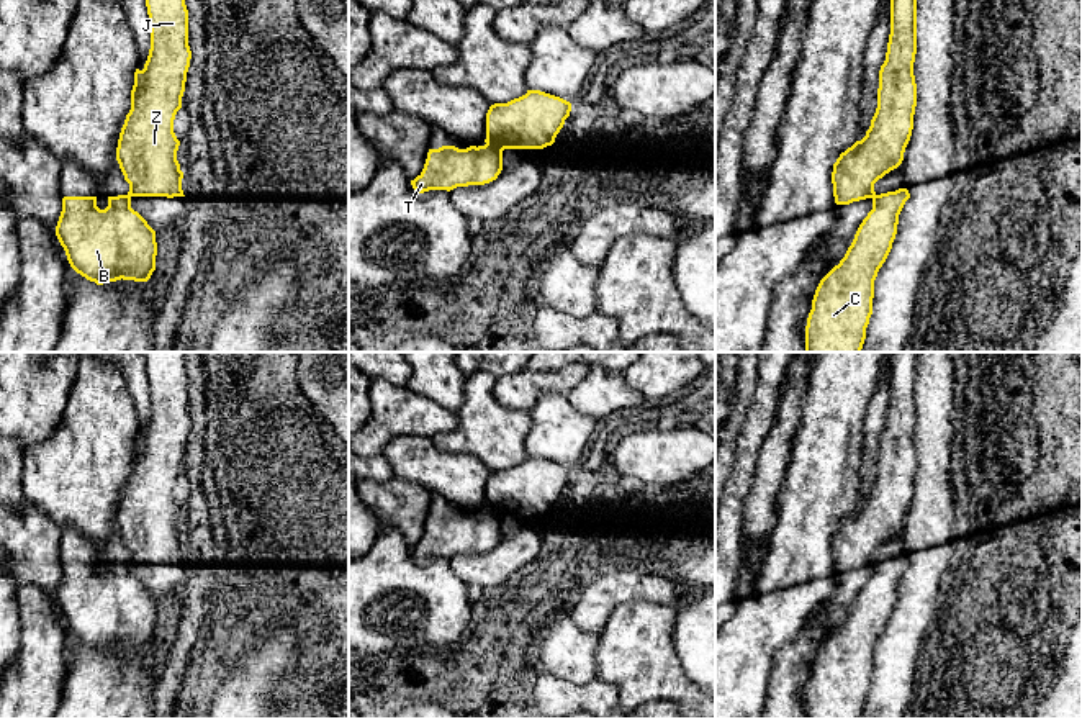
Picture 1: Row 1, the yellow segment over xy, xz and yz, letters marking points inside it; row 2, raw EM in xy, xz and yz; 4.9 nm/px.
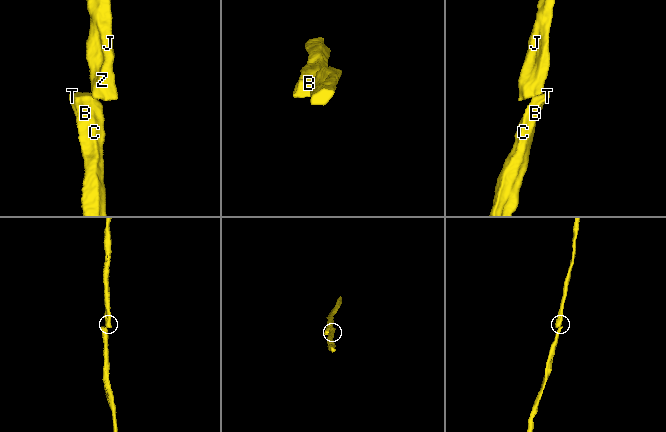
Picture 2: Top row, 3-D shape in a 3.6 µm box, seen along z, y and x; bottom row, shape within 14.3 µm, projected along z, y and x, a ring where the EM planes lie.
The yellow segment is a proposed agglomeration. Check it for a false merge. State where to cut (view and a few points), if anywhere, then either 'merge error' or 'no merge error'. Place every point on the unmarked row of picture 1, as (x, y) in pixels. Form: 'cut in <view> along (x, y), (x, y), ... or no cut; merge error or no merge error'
cut in xz along (486, 503), (501, 518); merge error

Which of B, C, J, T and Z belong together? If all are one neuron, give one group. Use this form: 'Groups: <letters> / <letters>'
Groups: B C T / J Z

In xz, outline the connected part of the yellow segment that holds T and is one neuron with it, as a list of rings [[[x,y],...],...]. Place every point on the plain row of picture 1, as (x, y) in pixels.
[[[488,504],[485,513],[458,516],[442,513],[429,516],[422,539],[411,547],[417,560],[453,557],[457,554],[485,552],[503,537],[503,518]]]

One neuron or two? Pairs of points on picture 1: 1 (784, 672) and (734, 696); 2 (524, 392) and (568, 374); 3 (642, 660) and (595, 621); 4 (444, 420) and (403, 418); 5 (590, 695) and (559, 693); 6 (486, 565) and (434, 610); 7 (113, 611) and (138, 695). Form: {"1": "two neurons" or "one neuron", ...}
{"1": "two neurons", "2": "one neuron", "3": "two neurons", "4": "one neuron", "5": "one neuron", "6": "two neurons", "7": "two neurons"}

